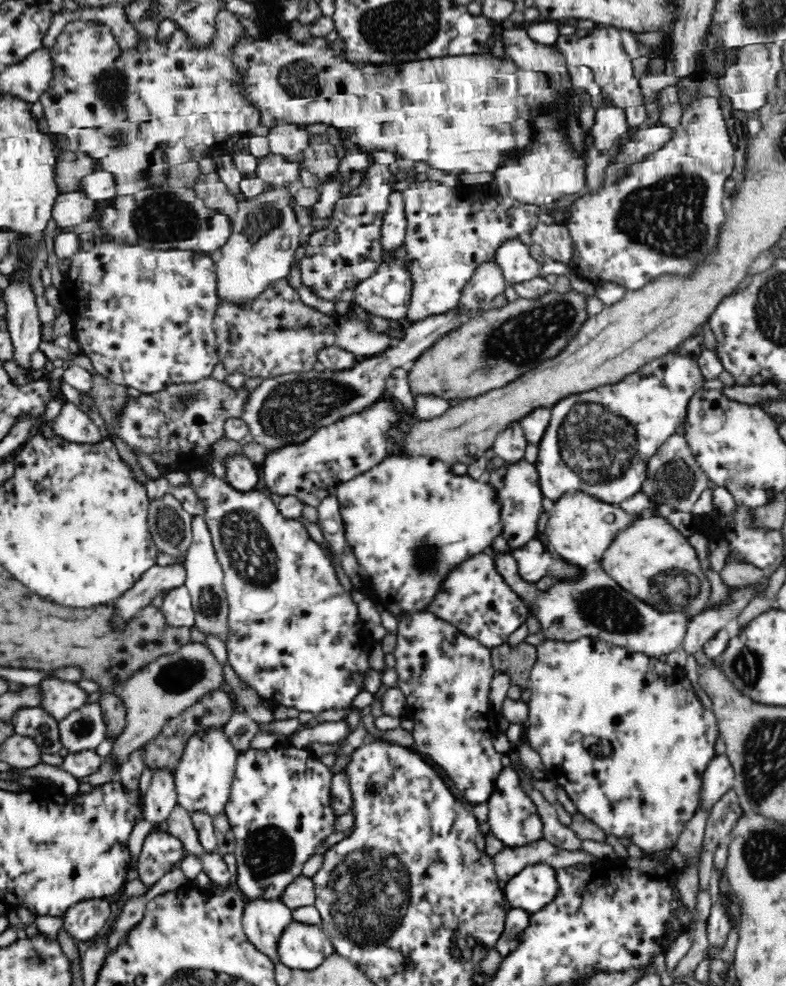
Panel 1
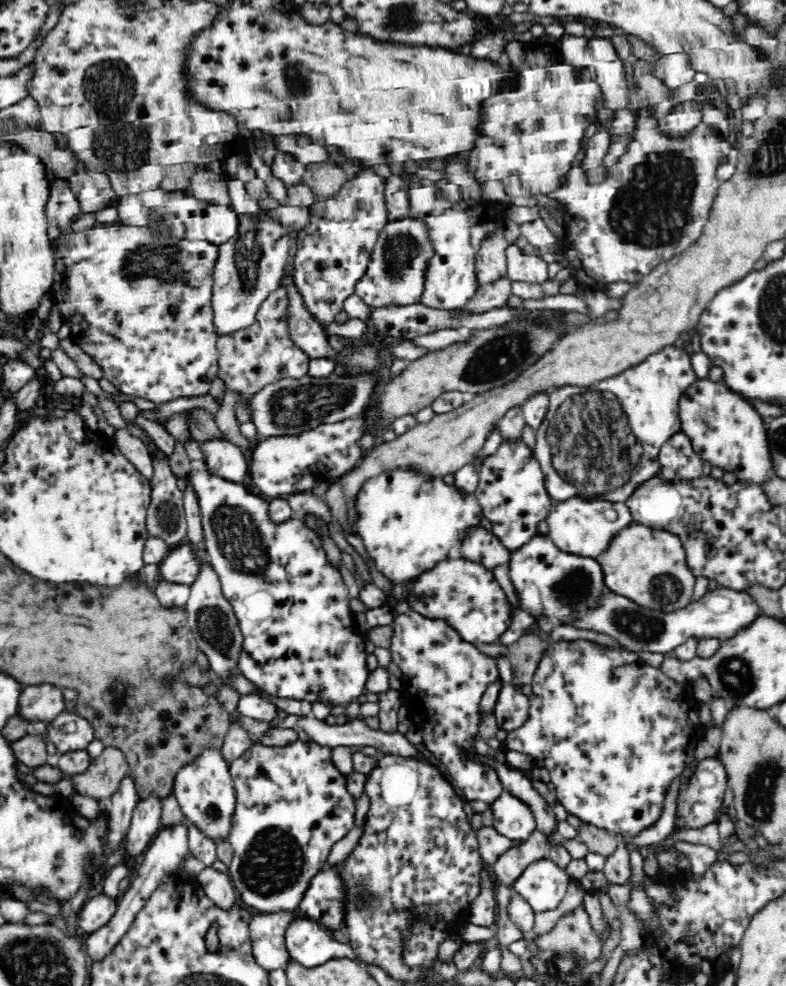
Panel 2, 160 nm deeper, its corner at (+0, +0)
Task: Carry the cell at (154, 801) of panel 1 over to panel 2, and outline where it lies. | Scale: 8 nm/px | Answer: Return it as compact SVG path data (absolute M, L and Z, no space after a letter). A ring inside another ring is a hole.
M150 795L136 805L133 811L132 821L127 830L126 850L130 862L141 858L142 852L148 843L162 829L162 795Z

